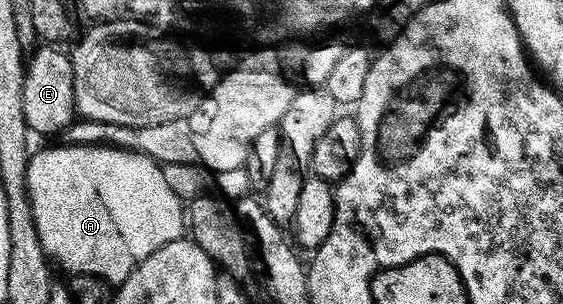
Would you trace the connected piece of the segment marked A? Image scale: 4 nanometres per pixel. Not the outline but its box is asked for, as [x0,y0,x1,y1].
[28,143,184,287]

